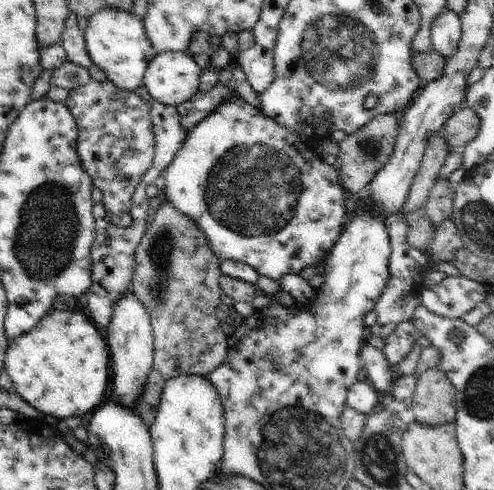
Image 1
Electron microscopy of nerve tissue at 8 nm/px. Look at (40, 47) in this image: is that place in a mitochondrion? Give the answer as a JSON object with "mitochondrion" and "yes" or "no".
{"mitochondrion":"no"}

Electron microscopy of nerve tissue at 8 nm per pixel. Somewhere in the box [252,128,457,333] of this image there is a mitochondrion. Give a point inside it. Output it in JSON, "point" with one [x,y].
{"point":[370,147]}

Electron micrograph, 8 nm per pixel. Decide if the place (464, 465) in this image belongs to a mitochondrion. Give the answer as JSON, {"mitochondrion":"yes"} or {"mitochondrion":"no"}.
{"mitochondrion":"no"}

